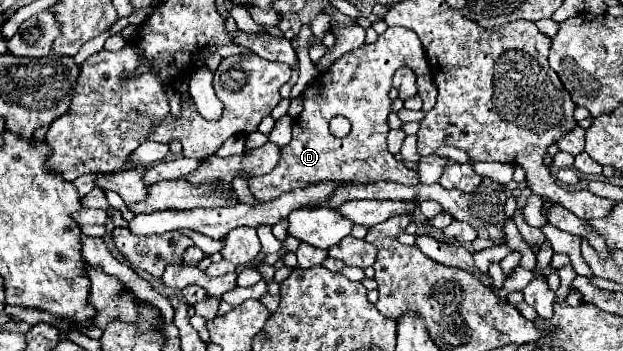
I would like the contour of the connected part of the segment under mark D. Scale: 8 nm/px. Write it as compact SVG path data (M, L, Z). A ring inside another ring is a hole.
M388 27L376 43L346 53L330 67L330 71L318 75L302 93L304 111L292 125L292 141L280 147L278 165L268 175L250 179L254 199L272 201L282 193L322 181L372 183L390 179L404 185L420 183L418 173L404 163L398 163L386 147L386 135L390 131L388 113L392 111L388 91L396 69L402 65L408 65L417 76L430 74L418 35L404 27ZM336 115L342 115L352 123L352 131L344 139L338 139L328 131L328 123Z

